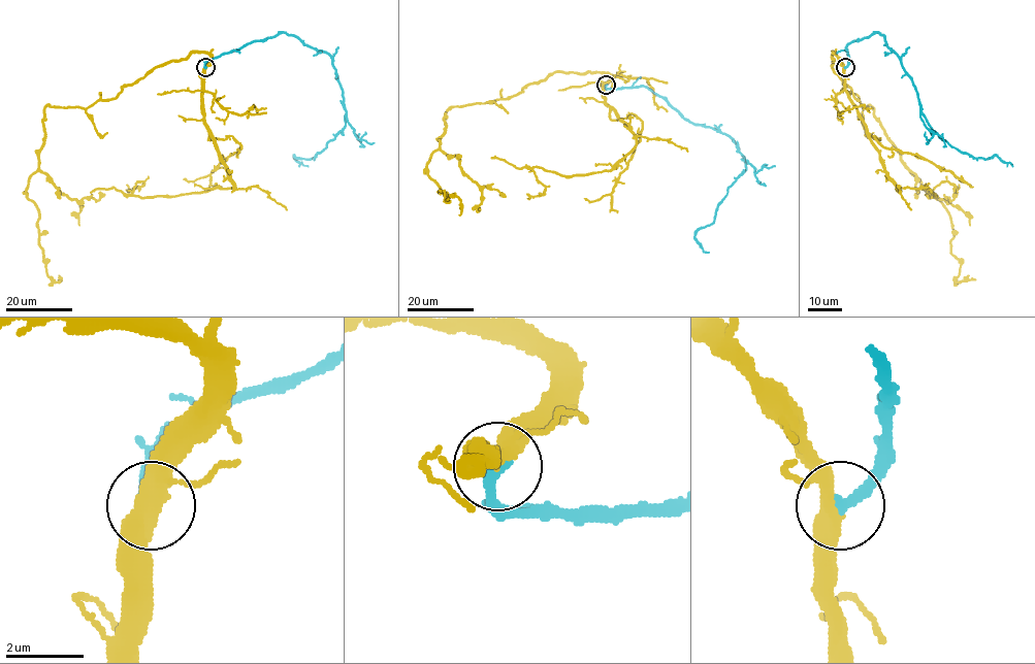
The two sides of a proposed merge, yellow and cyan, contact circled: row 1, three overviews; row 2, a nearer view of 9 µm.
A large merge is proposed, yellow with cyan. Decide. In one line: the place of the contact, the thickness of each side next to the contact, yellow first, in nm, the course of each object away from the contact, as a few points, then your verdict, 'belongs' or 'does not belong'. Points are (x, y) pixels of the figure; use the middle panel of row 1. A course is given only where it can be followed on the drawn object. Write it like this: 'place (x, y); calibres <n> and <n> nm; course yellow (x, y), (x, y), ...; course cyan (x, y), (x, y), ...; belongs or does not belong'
place (606, 85); calibres 360 and 320 nm; course yellow (606, 85), (605, 72), (553, 72), (516, 95), (448, 108), (427, 173), (447, 200), (460, 201), (459, 214); course cyan (606, 85), (645, 86), (685, 119), (735, 142), (746, 169), (712, 223), (696, 232), (709, 253); belongs

